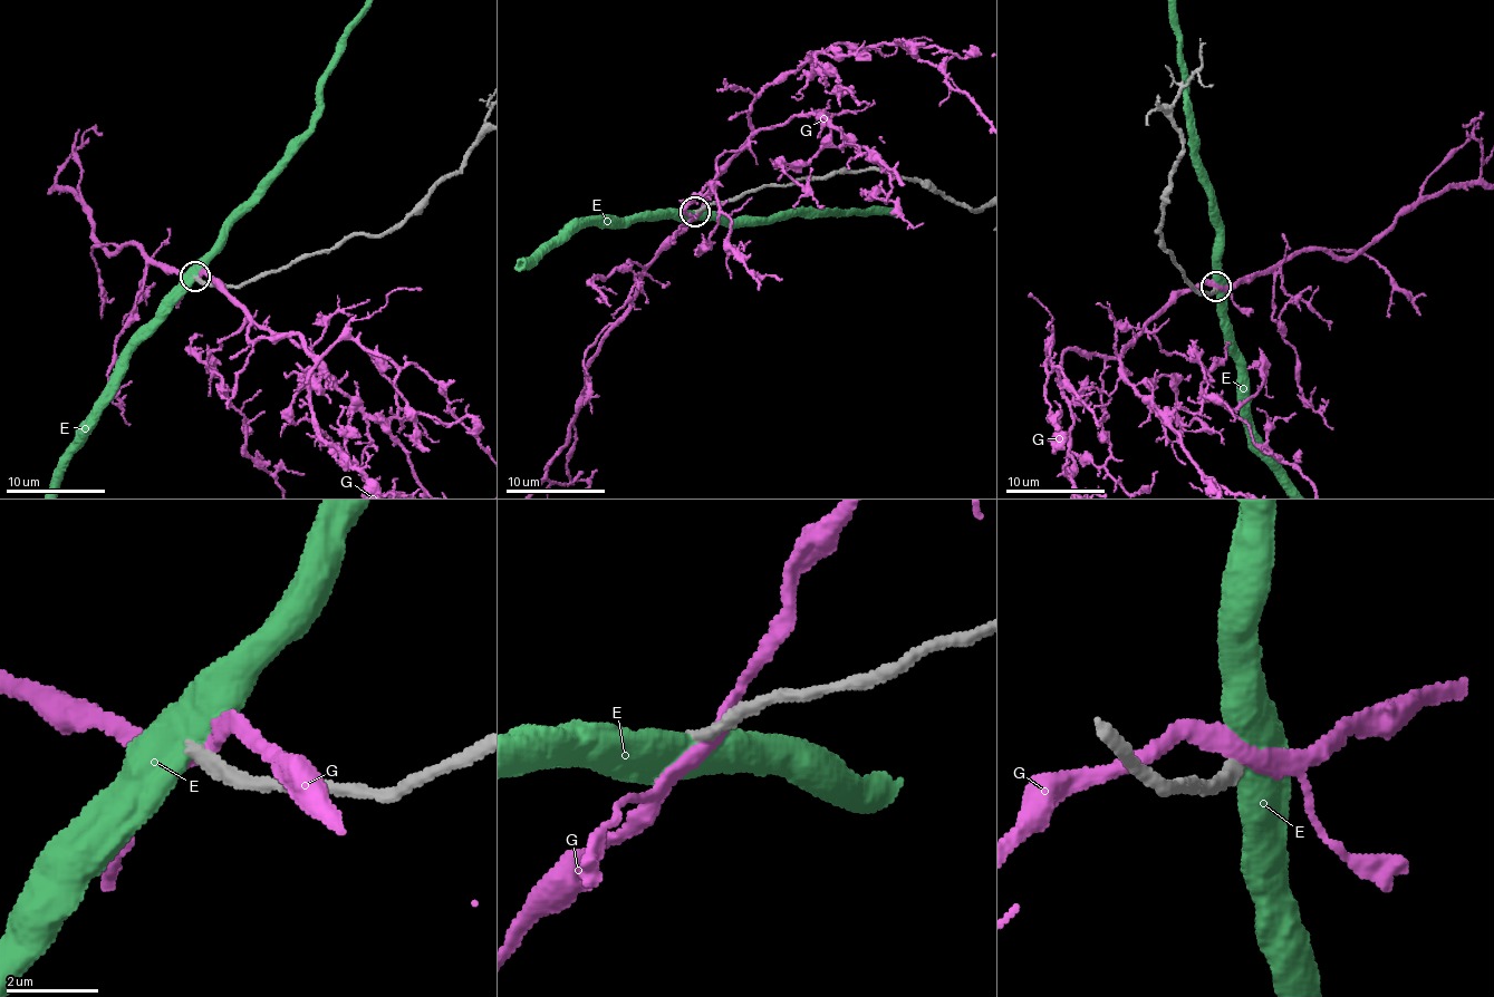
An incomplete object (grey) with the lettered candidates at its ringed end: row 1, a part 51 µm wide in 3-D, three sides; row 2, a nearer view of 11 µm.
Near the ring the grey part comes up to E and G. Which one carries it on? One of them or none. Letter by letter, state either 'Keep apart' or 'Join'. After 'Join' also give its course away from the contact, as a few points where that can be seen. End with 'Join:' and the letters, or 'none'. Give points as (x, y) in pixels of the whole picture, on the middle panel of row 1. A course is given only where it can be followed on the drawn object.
E: Keep apart
G: Keep apart
Join: none

